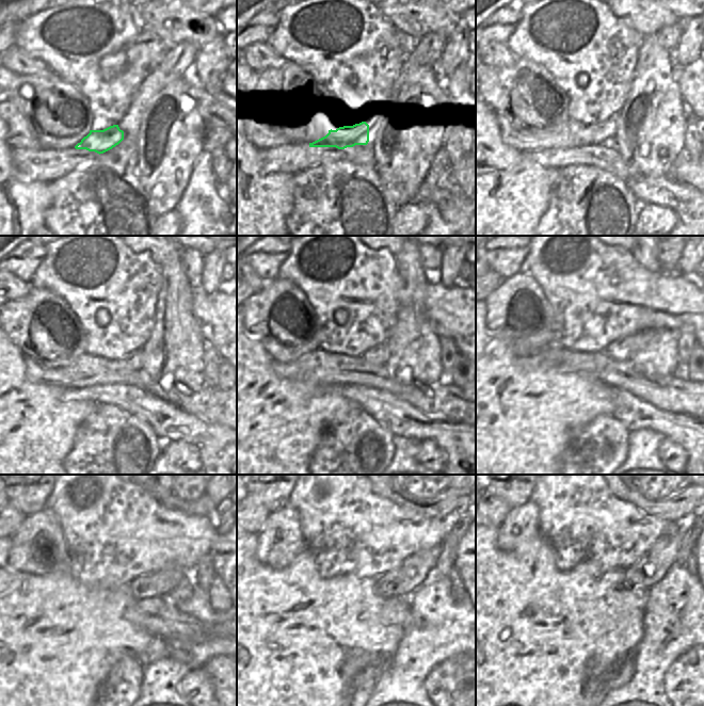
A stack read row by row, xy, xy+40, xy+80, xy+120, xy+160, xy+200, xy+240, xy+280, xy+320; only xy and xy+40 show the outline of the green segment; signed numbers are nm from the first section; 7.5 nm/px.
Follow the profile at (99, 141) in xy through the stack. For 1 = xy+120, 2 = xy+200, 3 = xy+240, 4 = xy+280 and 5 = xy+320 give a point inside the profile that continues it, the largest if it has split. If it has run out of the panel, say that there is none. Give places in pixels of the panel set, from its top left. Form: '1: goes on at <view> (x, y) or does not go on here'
1: goes on at xy+120 (134, 359)
2: goes on at xy+200 (623, 349)
3: goes on at xy+240 (159, 583)
4: goes on at xy+280 (401, 581)
5: goes on at xy+320 (652, 566)

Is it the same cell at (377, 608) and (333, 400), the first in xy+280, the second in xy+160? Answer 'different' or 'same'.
same

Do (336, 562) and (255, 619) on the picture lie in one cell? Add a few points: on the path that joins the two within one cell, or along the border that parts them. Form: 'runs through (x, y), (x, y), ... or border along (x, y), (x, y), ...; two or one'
border along (309, 549), (317, 571), (323, 577), (344, 575); two

